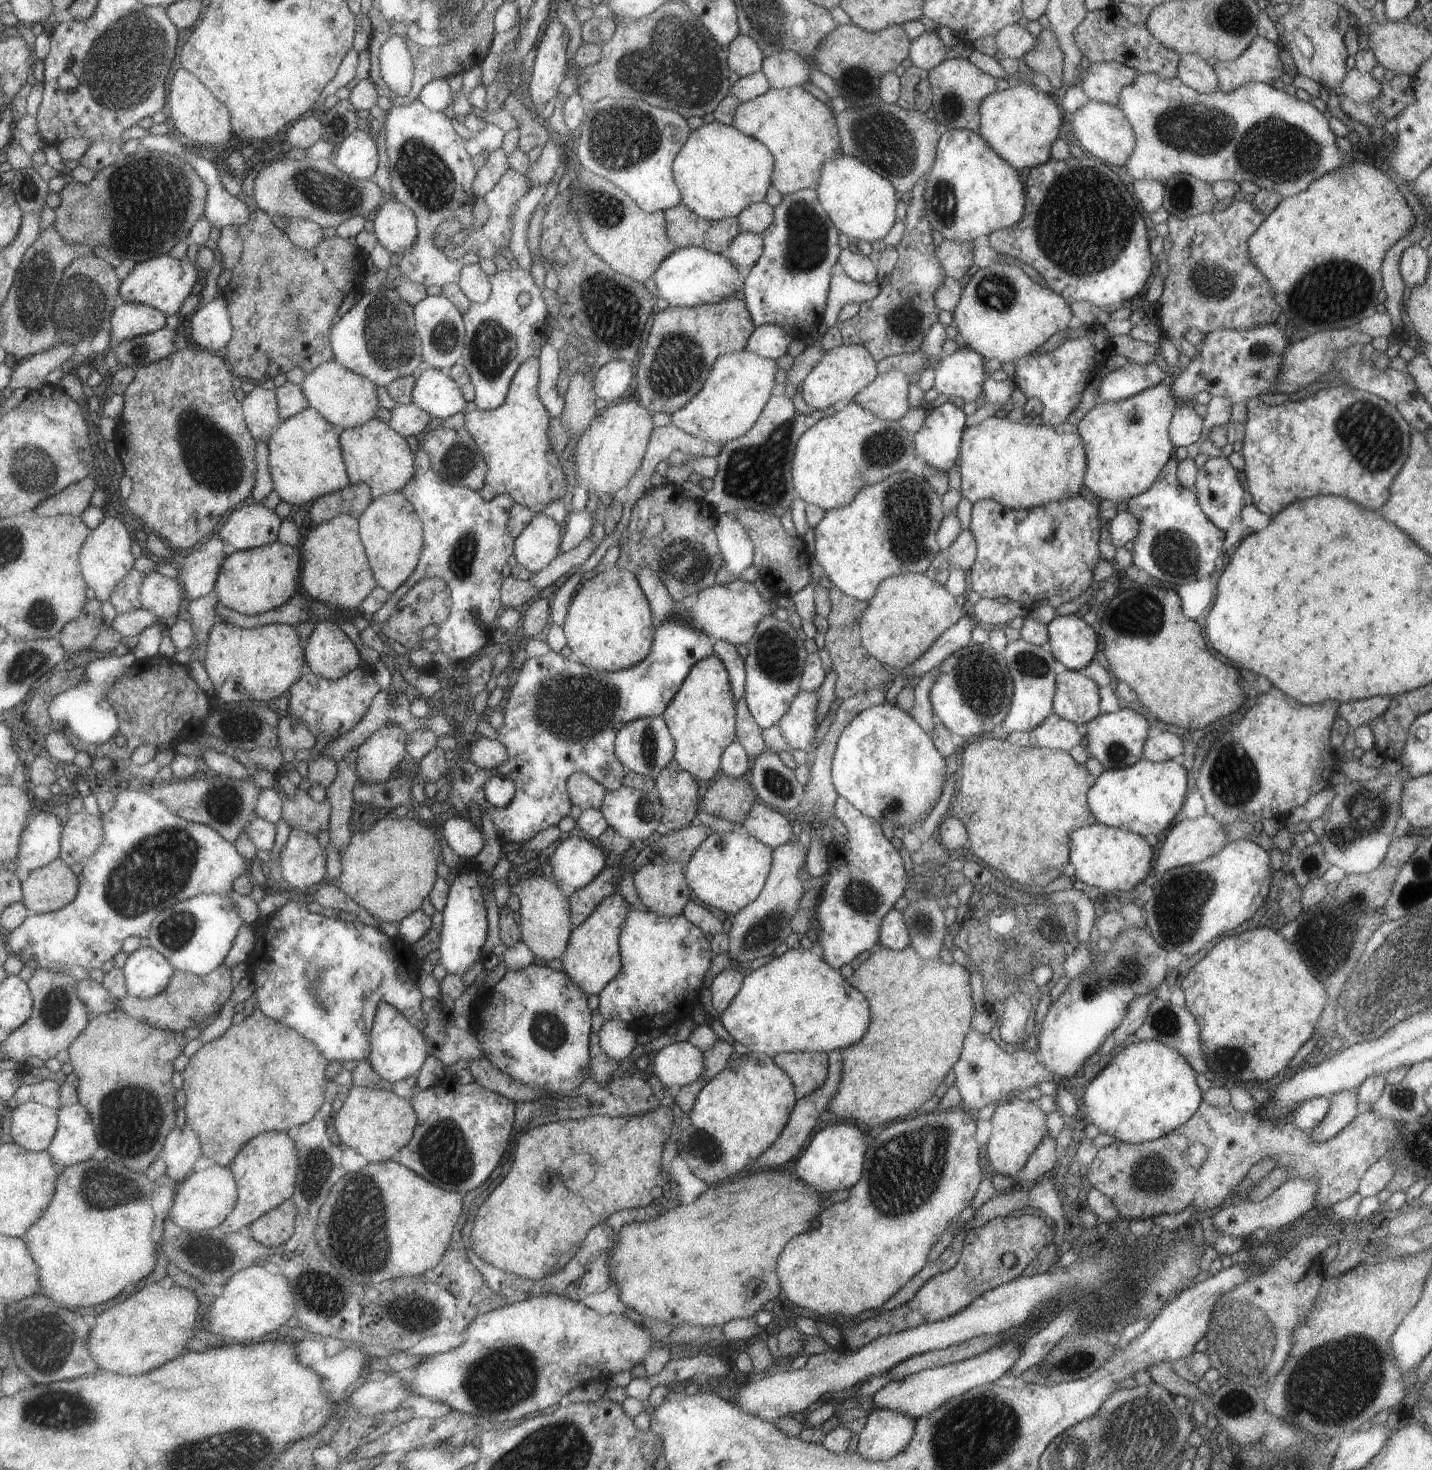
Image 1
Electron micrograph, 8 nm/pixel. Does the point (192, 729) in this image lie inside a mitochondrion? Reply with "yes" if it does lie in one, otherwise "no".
no

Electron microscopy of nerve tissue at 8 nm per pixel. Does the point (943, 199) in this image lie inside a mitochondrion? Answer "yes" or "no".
yes

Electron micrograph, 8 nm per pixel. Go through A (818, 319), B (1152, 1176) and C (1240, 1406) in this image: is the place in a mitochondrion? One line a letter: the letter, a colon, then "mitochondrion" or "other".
A: other
B: mitochondrion
C: mitochondrion

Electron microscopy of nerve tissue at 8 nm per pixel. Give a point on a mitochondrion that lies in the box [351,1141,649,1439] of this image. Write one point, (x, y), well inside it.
(505, 1378)

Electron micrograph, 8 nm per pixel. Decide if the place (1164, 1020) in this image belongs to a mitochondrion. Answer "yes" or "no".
yes

